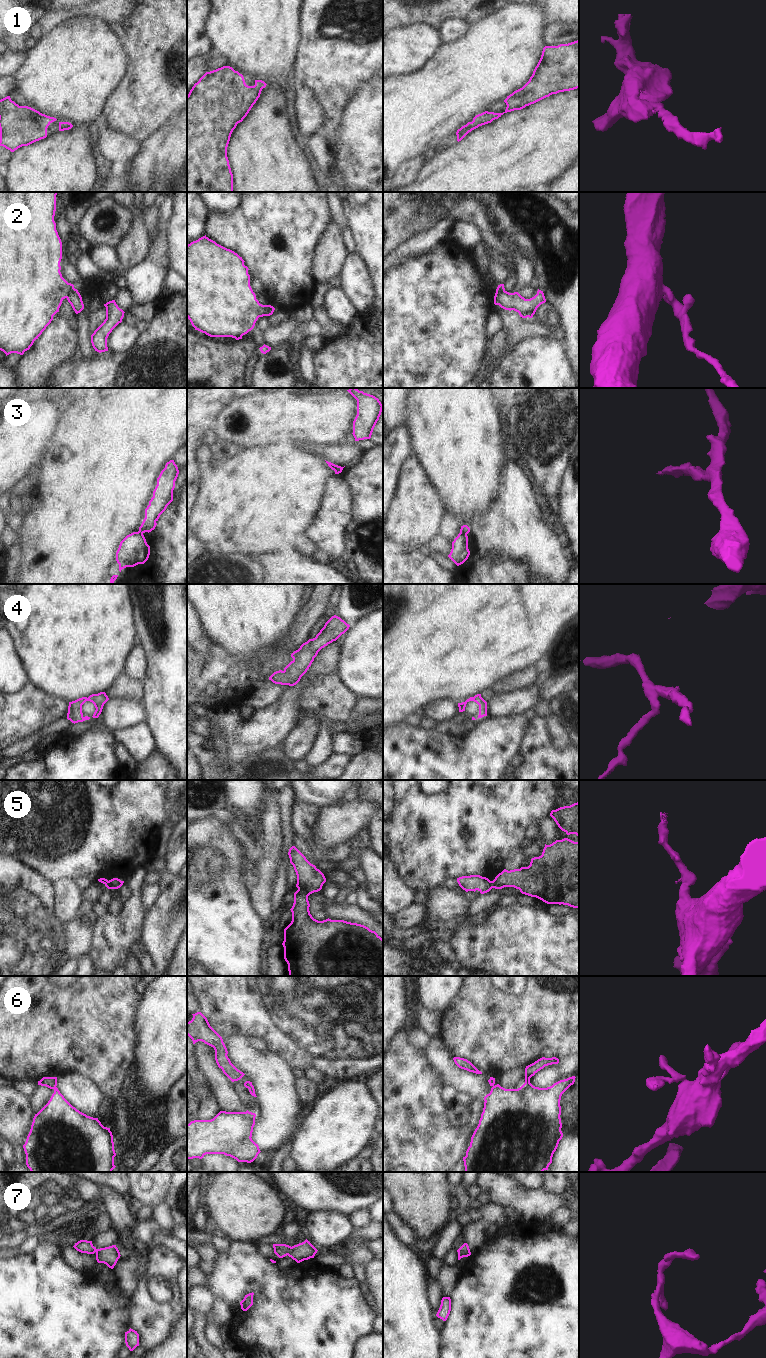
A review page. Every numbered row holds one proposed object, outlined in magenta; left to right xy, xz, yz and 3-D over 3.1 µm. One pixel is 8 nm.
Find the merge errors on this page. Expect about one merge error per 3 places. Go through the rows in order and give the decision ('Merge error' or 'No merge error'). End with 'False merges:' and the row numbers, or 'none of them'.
1: No merge error
2: Merge error
3: Merge error
4: No merge error
5: Merge error
6: No merge error
7: No merge error
False merges: 2, 3, 5.

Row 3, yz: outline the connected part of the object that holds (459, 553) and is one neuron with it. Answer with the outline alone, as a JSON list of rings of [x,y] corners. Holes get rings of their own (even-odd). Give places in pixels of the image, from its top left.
[[[460,532],[452,542],[452,549],[448,557],[459,566],[468,559],[469,555],[468,536]]]

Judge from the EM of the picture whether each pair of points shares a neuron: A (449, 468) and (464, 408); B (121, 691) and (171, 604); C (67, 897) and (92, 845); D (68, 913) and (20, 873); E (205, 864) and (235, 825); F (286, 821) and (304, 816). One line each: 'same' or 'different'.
A: same
B: different
C: different
D: different
E: different
F: different

